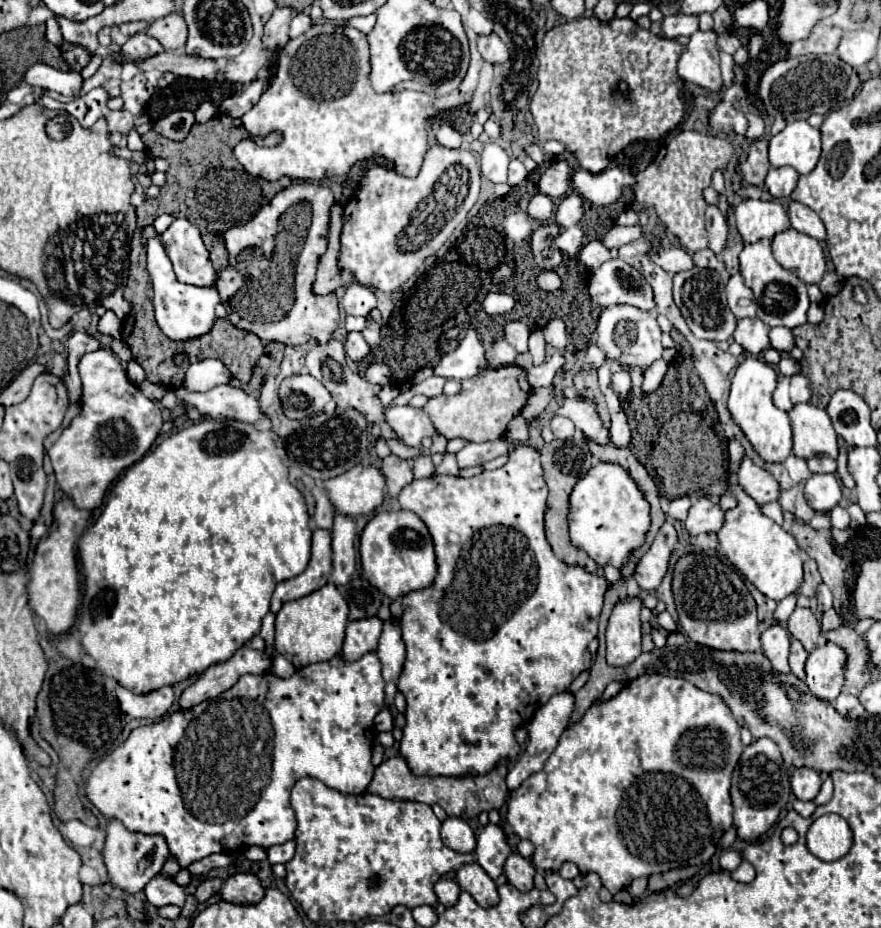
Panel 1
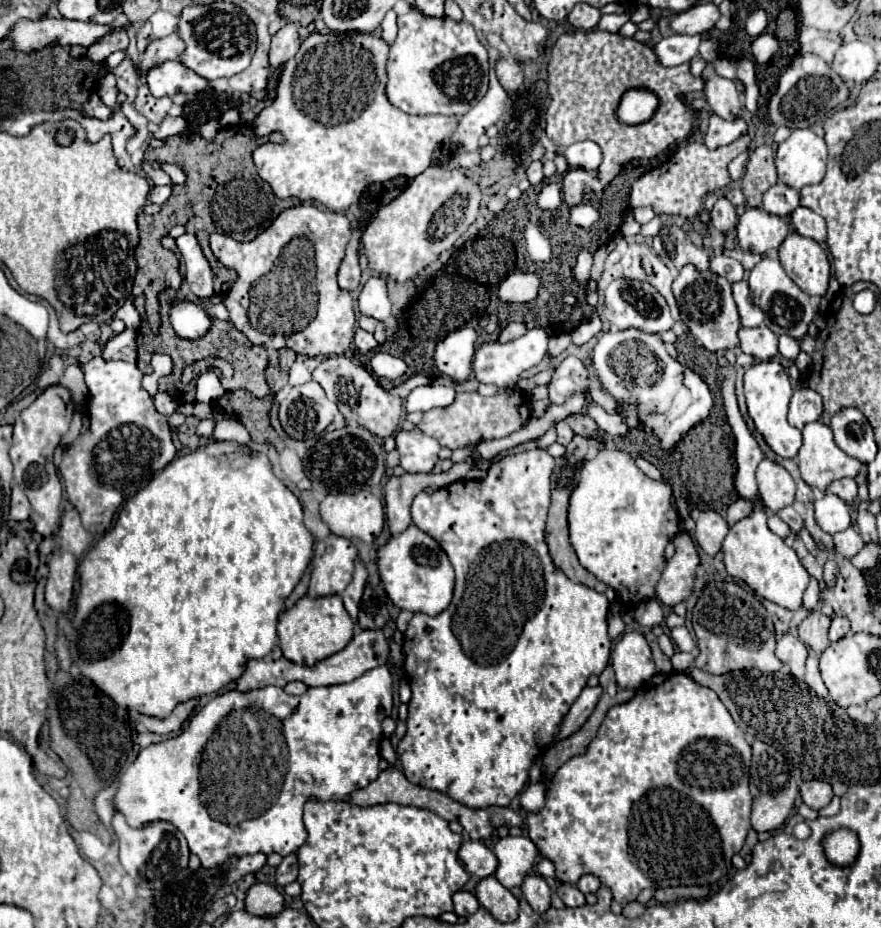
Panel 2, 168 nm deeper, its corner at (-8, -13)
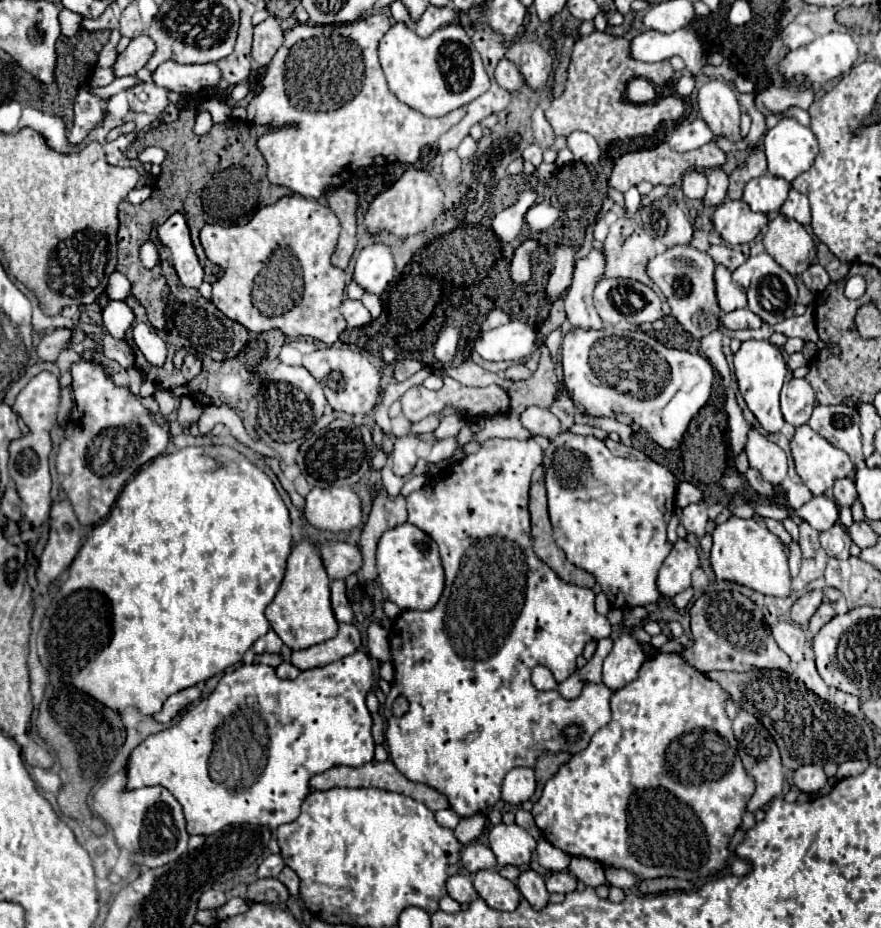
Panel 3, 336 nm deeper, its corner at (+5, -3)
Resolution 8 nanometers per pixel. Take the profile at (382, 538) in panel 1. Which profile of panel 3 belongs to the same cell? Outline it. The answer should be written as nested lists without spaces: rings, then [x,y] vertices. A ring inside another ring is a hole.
[[[410,522],[386,530],[376,550],[378,582],[400,610],[430,610],[444,590],[444,570],[434,540]]]

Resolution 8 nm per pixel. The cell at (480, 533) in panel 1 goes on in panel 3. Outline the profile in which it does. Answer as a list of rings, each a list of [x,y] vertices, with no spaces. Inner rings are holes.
[[[492,438],[486,440],[482,444],[482,448],[476,454],[466,456],[460,462],[454,462],[446,468],[442,468],[442,472],[438,472],[436,476],[428,478],[428,482],[424,484],[424,488],[420,488],[418,492],[412,492],[406,496],[408,502],[408,522],[418,526],[420,530],[424,530],[440,548],[440,558],[442,558],[442,566],[446,572],[446,586],[442,592],[442,598],[438,600],[438,604],[428,610],[428,612],[418,612],[418,610],[404,610],[394,626],[392,626],[392,640],[390,640],[390,652],[392,652],[392,664],[394,664],[394,682],[392,682],[392,690],[390,690],[390,698],[398,698],[404,696],[410,702],[410,710],[402,716],[396,718],[388,706],[386,710],[386,742],[388,742],[388,752],[390,752],[390,760],[396,764],[396,768],[414,782],[422,782],[422,784],[430,784],[432,788],[438,788],[438,792],[442,792],[448,800],[452,810],[458,816],[472,816],[478,810],[488,810],[490,806],[494,806],[500,800],[500,786],[504,776],[516,768],[516,766],[534,766],[538,752],[560,752],[566,750],[570,754],[580,752],[582,748],[586,748],[586,744],[590,742],[590,736],[602,728],[602,724],[610,722],[610,696],[612,690],[608,690],[602,684],[588,684],[582,690],[582,696],[578,700],[564,700],[558,690],[548,690],[548,692],[540,692],[532,686],[530,682],[530,672],[536,664],[546,666],[552,674],[556,682],[564,682],[574,670],[576,670],[576,658],[582,654],[584,646],[590,640],[602,640],[608,638],[612,632],[610,622],[606,620],[606,616],[600,616],[594,610],[594,592],[590,588],[582,588],[570,582],[564,582],[548,564],[544,564],[532,550],[532,540],[530,540],[530,514],[528,514],[528,490],[530,490],[530,478],[534,468],[542,462],[544,458],[544,450],[538,446],[536,440],[500,440],[500,438]],[[568,724],[584,724],[582,734],[578,736],[576,742],[568,742],[566,736],[562,734]],[[480,730],[480,734],[472,740],[472,742],[464,742],[464,738],[470,732]]]

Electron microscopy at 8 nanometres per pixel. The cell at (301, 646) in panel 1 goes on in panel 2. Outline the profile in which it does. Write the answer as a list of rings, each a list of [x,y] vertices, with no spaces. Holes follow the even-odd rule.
[[[303,596],[297,600],[297,604],[289,610],[283,610],[279,614],[277,622],[277,634],[279,634],[279,646],[283,650],[283,656],[295,664],[315,664],[339,650],[343,650],[349,640],[353,638],[353,620],[349,618],[343,602],[339,596],[327,596],[327,598],[309,598]]]

